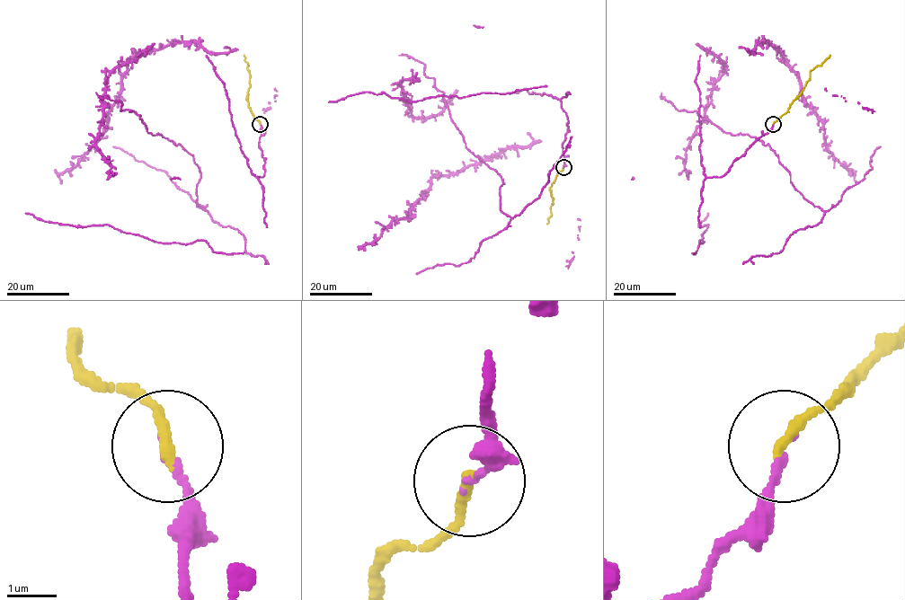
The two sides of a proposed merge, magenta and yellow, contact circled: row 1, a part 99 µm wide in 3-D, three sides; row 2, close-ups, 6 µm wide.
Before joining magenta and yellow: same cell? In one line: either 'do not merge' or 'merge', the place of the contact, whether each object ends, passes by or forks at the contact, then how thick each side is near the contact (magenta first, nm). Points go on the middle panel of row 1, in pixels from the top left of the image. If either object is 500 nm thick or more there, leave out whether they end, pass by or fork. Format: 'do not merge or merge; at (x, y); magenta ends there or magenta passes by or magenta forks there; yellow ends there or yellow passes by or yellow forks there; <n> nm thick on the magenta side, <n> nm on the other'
merge; at (563, 167); magenta ends there; yellow ends there; 160 nm thick on the magenta side, 240 nm on the other

